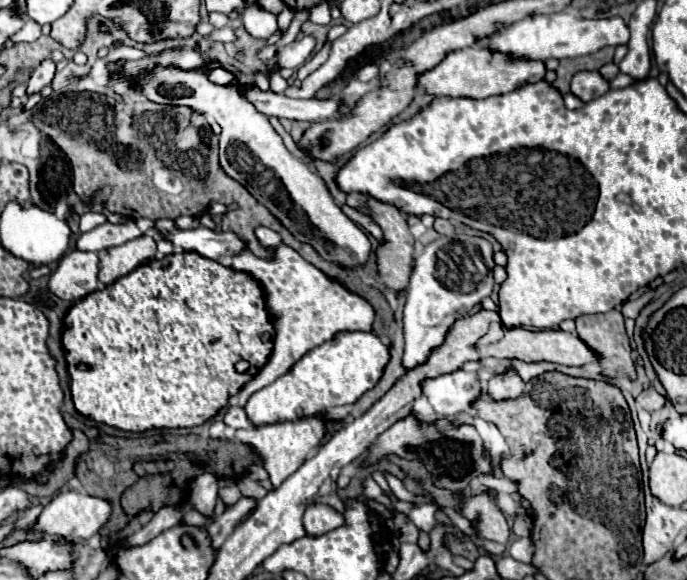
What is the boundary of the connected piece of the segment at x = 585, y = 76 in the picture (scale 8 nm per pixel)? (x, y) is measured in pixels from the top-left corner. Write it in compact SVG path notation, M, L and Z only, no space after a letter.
M578 72L572 78L570 92L578 96L582 102L590 102L610 90L608 80L604 80L598 72Z

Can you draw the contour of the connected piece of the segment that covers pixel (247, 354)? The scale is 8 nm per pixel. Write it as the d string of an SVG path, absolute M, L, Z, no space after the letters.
M170 254L162 260L150 260L130 274L118 278L110 286L106 286L100 292L92 292L84 298L80 298L76 304L70 306L64 318L62 326L62 348L66 358L66 368L70 376L70 394L72 402L80 416L90 418L94 422L102 422L106 426L126 430L126 432L146 432L146 430L160 430L160 428L194 428L204 422L208 422L212 416L216 416L230 400L230 396L238 394L240 388L252 378L250 372L236 374L234 366L240 360L250 362L252 368L262 368L268 362L270 350L274 340L274 326L270 326L270 318L266 318L266 310L262 306L262 290L258 290L258 282L252 278L246 278L246 274L238 274L236 270L230 270L214 260L202 258L200 254Z

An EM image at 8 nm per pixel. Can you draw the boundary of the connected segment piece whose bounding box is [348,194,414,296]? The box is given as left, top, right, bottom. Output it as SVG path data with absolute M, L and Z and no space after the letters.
M350 194L348 196L348 206L358 208L360 212L366 212L374 222L382 222L382 232L384 232L384 242L376 250L376 270L382 278L382 284L392 290L396 296L408 288L410 272L412 272L412 260L414 260L414 246L412 246L412 234L408 230L408 224L404 216L390 204L384 202L374 202L372 198L366 198L364 194Z

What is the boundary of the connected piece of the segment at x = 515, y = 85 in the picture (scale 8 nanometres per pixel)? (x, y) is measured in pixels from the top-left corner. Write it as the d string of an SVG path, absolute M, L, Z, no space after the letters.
M462 48L450 52L438 66L418 74L416 88L430 96L448 96L448 98L472 98L484 100L498 94L508 94L526 84L536 84L544 78L546 68L542 62L506 62L502 54L486 54L478 48Z

